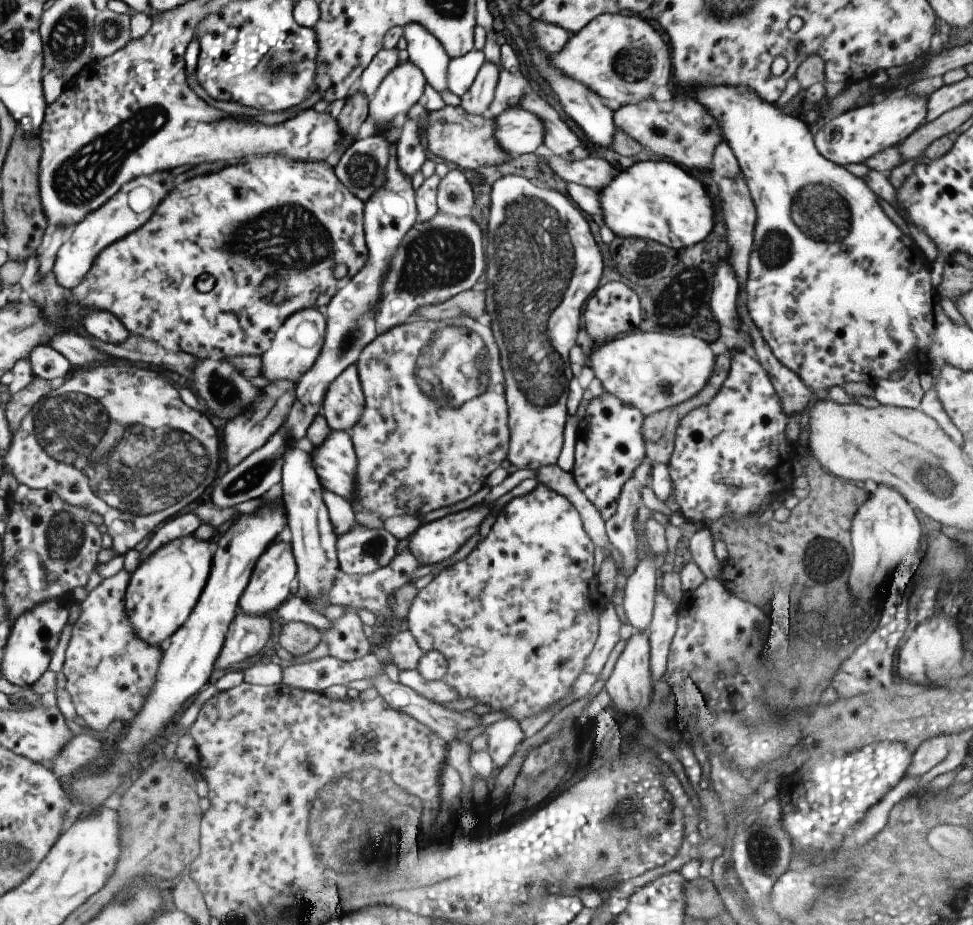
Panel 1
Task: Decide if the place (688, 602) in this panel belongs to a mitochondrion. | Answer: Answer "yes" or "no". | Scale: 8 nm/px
no

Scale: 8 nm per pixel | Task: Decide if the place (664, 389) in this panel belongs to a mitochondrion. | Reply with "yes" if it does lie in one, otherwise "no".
yes

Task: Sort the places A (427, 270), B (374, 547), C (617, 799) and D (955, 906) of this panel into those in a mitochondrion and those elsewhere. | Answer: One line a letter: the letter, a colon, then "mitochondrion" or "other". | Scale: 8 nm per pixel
A: mitochondrion
B: mitochondrion
C: mitochondrion
D: other

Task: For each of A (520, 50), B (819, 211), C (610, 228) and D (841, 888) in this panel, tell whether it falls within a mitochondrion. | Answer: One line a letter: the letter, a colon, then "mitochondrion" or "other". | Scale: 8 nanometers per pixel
A: other
B: mitochondrion
C: other
D: mitochondrion

